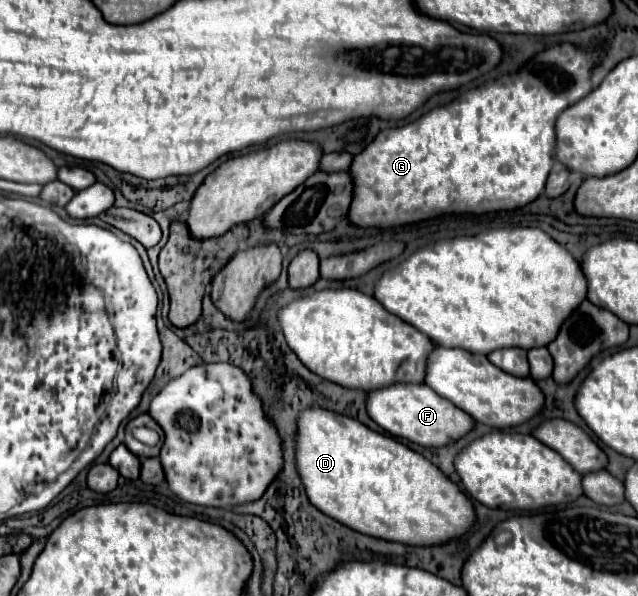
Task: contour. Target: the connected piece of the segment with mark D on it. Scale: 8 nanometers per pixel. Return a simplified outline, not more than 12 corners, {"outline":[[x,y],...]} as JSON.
{"outline":[[298,417],[308,499],[346,527],[442,545],[474,523],[436,465],[356,419]]}

